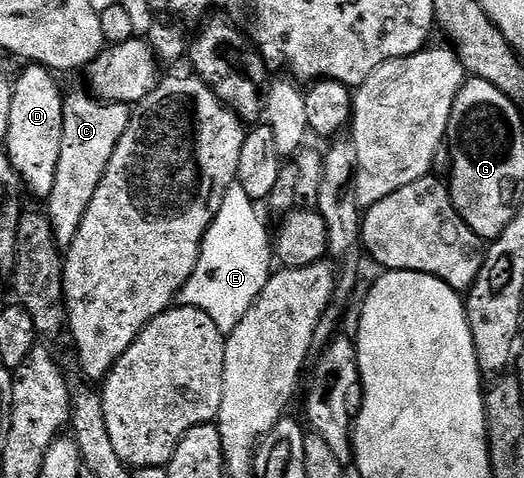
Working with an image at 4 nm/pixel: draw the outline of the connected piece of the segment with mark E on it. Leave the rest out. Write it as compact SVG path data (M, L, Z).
M233 182L227 189L226 195L226 202L219 206L217 215L213 216L206 229L205 237L201 242L201 252L198 255L198 264L195 265L190 279L183 285L179 299L184 306L194 307L207 313L207 317L215 321L219 330L228 333L235 329L235 325L239 325L239 321L243 321L247 309L251 309L259 293L263 293L275 267L275 251L271 246L271 231L269 233L265 228L265 223L257 212L258 204L251 197L247 197L247 189Z

